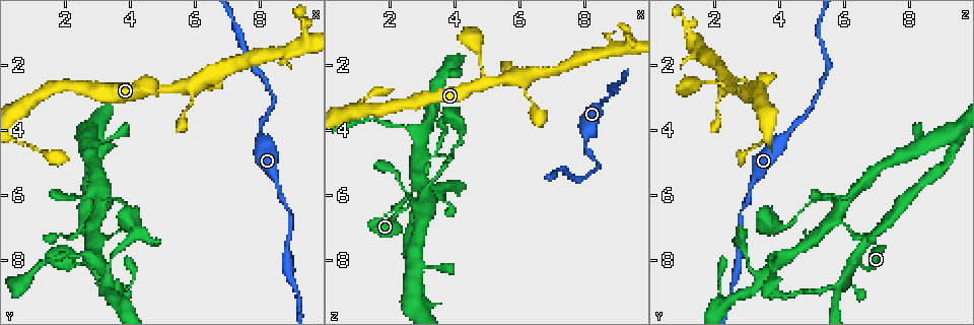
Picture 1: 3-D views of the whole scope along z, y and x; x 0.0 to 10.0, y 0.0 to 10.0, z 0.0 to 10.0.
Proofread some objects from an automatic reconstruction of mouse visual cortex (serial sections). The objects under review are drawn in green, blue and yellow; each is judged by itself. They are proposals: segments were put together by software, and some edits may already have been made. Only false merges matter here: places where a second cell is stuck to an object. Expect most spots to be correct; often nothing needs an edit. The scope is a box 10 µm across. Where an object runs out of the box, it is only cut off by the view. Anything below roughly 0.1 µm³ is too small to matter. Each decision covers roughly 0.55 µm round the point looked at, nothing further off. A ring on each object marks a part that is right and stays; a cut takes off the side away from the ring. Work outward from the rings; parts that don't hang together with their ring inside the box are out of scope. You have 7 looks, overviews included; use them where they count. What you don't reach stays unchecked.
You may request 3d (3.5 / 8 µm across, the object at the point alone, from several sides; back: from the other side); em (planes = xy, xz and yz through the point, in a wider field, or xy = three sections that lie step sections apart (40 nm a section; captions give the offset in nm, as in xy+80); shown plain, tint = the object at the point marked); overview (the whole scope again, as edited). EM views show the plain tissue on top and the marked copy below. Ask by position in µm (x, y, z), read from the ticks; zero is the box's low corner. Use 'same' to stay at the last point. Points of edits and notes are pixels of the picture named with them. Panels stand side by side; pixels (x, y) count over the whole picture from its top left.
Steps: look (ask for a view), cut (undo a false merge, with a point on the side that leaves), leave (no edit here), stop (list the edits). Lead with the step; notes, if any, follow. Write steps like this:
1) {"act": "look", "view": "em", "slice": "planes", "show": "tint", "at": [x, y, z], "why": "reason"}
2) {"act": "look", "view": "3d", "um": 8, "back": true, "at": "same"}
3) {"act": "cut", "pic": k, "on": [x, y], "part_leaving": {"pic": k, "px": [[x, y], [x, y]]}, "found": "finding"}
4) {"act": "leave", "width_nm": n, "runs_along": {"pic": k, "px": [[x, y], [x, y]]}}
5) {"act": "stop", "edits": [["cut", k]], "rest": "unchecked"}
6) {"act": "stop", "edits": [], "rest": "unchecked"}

{"act": "look", "view": "3d", "um": 3.5, "at": [5.90, 2.70, 2.45], "why": "a fork"}

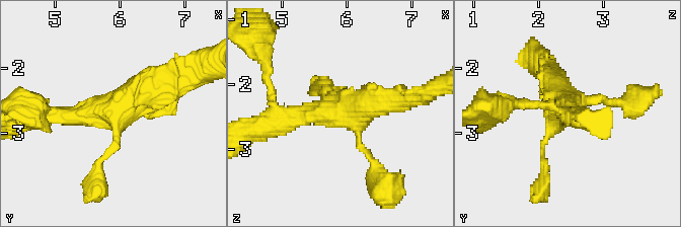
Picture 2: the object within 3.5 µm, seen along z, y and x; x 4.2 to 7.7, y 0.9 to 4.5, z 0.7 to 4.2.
{"act": "look", "view": "em", "slice": "xy", "step": 3, "show": "tint", "at": [5.90, 2.65, 2.45]}

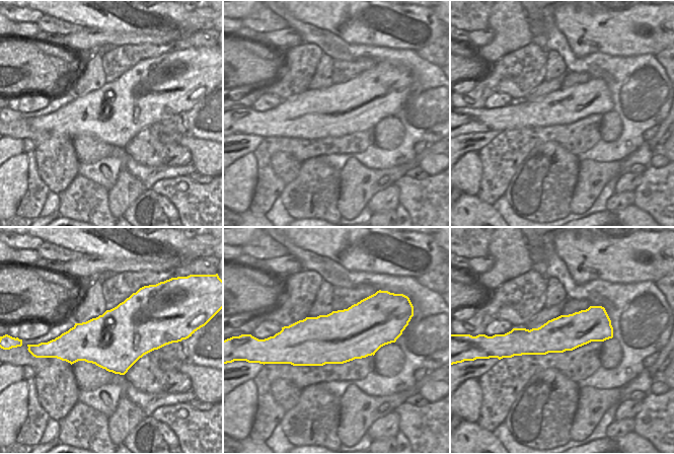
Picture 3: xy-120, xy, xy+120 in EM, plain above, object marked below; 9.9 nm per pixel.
{"act": "leave", "runs_along": {"pic": 2, "px": [[62, 117], [118, 107], [186, 73]]}, "found": "one cell here"}

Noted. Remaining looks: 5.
{"act": "look", "view": "3d", "um": 3.5, "at": [8.05, 4.25, 4.15], "why": "thick turns thin"}

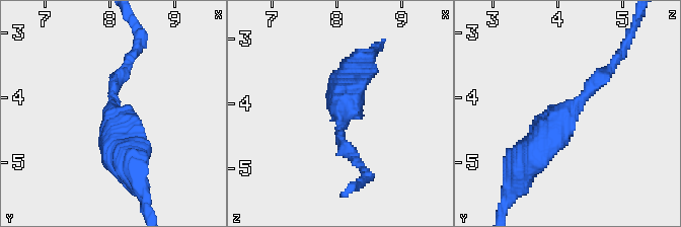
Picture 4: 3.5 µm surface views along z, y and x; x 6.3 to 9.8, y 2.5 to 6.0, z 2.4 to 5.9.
{"act": "look", "view": "em", "slice": "xy", "step": 2, "show": "tint", "at": [8.05, 4.20, 4.15], "arm_widths_nm": [200, 500]}

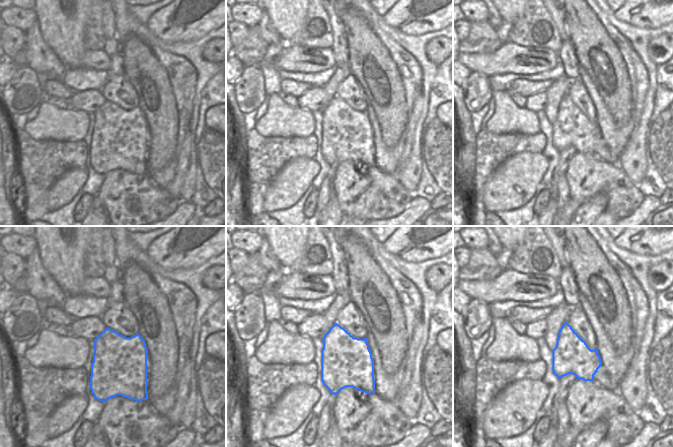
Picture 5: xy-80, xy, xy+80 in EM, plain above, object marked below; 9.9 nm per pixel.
{"act": "leave", "runs_along": {"pic": 4, "px": [[525, 159], [616, 60]]}, "found": "all the same cell"}

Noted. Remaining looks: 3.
{"act": "look", "view": "3d", "um": 3.5, "at": [2.70, 8.05, 6.35], "why": "thin neck"}

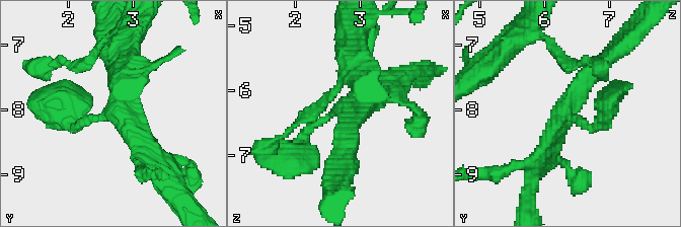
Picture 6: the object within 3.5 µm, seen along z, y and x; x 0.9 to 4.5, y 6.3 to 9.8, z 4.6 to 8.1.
{"act": "look", "view": "em", "slice": "xy", "step": 5, "show": "tint", "at": [2.70, 8.00, 6.30], "arms": 3, "arm_widths_nm": [150, 250, 300], "why": "need the tissue"}

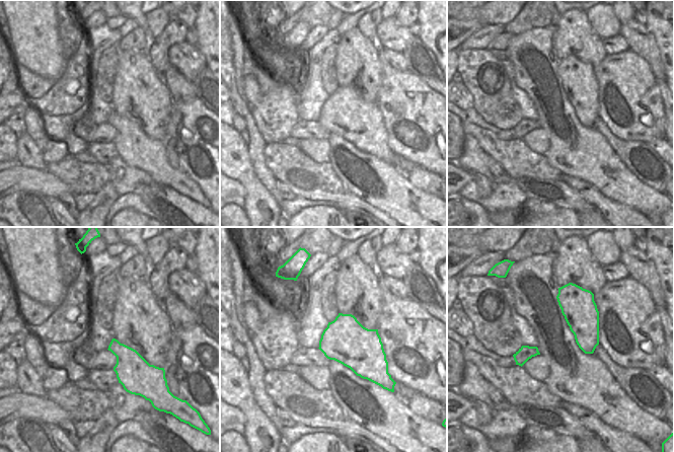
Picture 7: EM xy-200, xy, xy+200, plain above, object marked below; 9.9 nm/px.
{"act": "leave", "runs_along": {"pic": 6, "px": [[67, 122], [101, 119], [123, 100], [114, 60]]}, "found": "continuous, no second cell"}

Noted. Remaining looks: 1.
{"act": "stop", "edits": [], "rest": "unchecked"}

